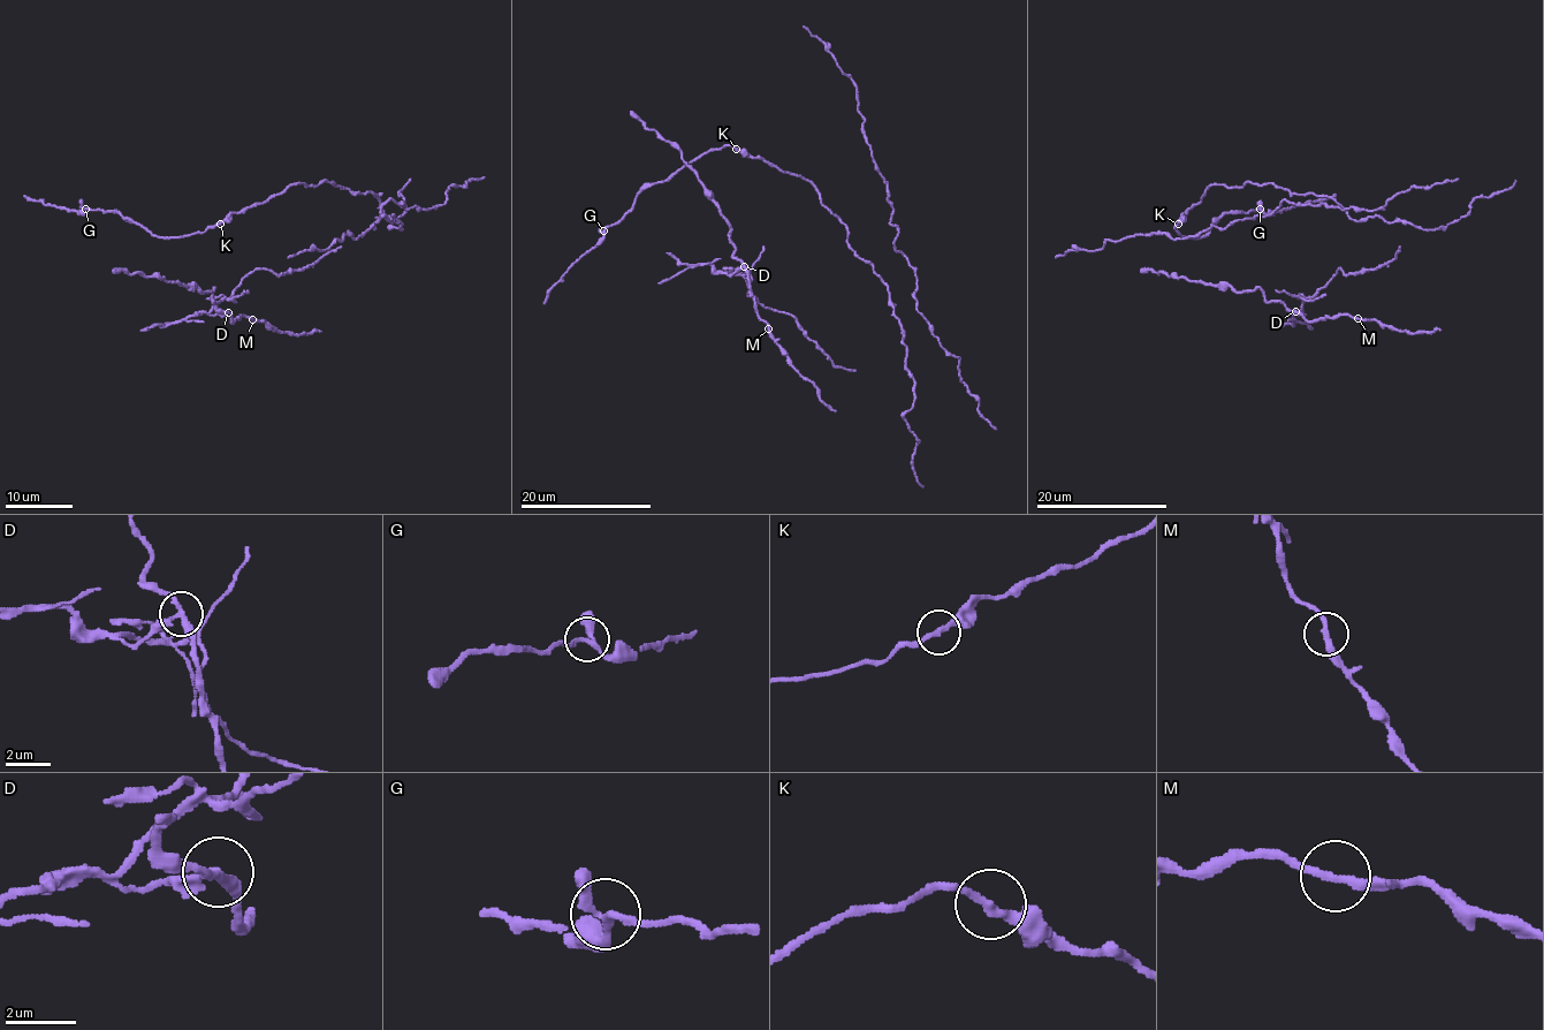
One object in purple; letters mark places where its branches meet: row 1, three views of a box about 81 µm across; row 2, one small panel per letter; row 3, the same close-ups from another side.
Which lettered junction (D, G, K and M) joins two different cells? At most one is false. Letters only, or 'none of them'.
D

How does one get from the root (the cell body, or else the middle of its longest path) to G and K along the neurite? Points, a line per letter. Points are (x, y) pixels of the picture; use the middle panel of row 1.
G: (797, 174), (723, 145), (646, 186), (633, 207), (603, 231)
K: (797, 174), (784, 173), (736, 149)

